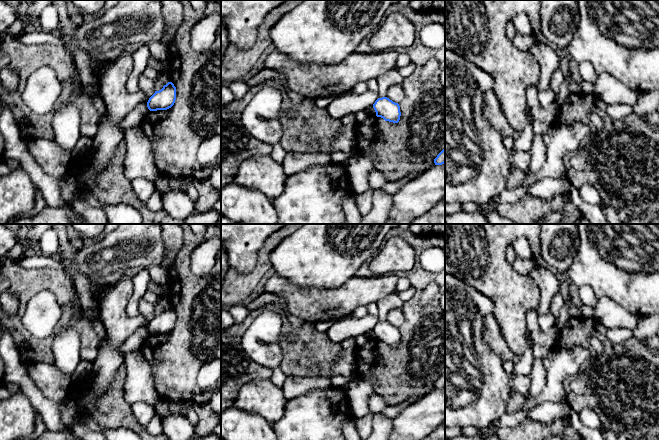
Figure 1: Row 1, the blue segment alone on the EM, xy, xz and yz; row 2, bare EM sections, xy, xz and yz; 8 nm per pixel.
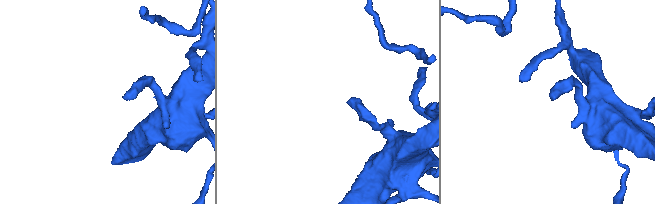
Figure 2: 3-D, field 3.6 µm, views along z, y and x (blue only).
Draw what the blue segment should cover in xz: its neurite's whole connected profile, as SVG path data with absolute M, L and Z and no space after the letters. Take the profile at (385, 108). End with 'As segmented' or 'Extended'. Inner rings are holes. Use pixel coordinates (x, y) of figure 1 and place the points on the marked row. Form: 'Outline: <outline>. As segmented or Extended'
Outline: M387 97L378 98L373 104L373 108L376 116L383 118L385 121L398 123L400 120L401 112L399 104Z. As segmented

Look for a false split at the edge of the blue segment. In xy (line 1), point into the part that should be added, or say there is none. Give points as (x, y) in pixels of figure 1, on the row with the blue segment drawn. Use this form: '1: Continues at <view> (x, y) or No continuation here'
1: No continuation here

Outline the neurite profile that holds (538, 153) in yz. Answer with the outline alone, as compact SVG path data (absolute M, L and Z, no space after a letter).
M542 135L534 136L532 146L529 151L531 152L531 160L528 167L527 175L534 174L545 163L546 150Z

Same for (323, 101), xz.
M344 94L317 97L316 105L321 108L326 108L334 99L336 99L337 97L341 95L344 95Z

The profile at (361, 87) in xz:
M359 82L355 84L347 93L345 94L353 94L353 95L359 95L363 94L368 90L368 86L366 82Z

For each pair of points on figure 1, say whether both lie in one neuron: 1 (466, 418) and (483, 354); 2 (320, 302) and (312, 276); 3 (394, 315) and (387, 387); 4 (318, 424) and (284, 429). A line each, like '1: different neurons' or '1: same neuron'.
1: same neuron
2: different neurons
3: different neurons
4: same neuron

